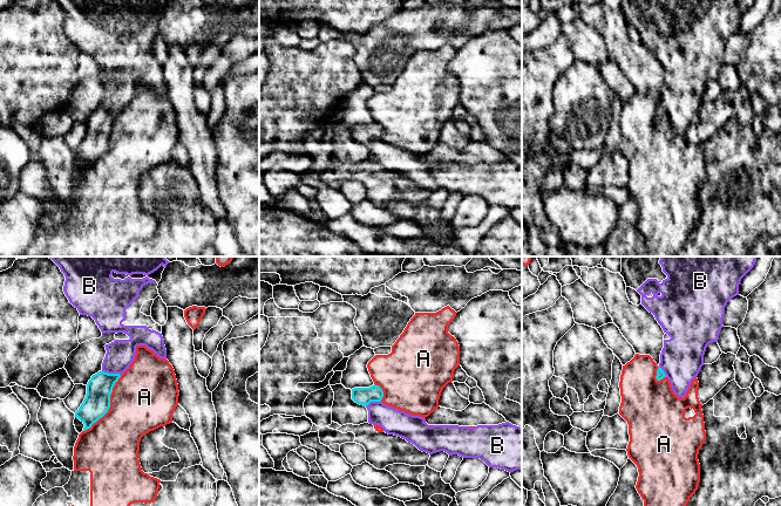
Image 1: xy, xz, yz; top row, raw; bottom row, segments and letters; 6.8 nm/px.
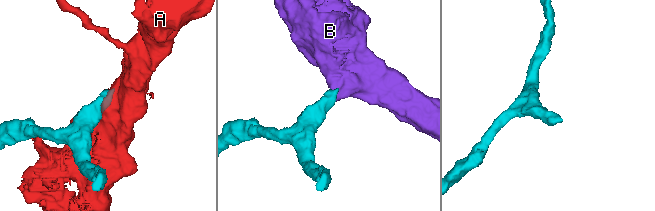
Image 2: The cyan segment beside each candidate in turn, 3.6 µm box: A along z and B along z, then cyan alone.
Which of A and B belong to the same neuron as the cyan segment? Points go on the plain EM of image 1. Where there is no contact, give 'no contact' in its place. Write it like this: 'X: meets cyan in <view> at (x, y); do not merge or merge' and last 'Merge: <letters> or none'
A: meets cyan in xy at (109, 143); do not merge
B: meets cyan in xy at (111, 111); merge
Merge: B

